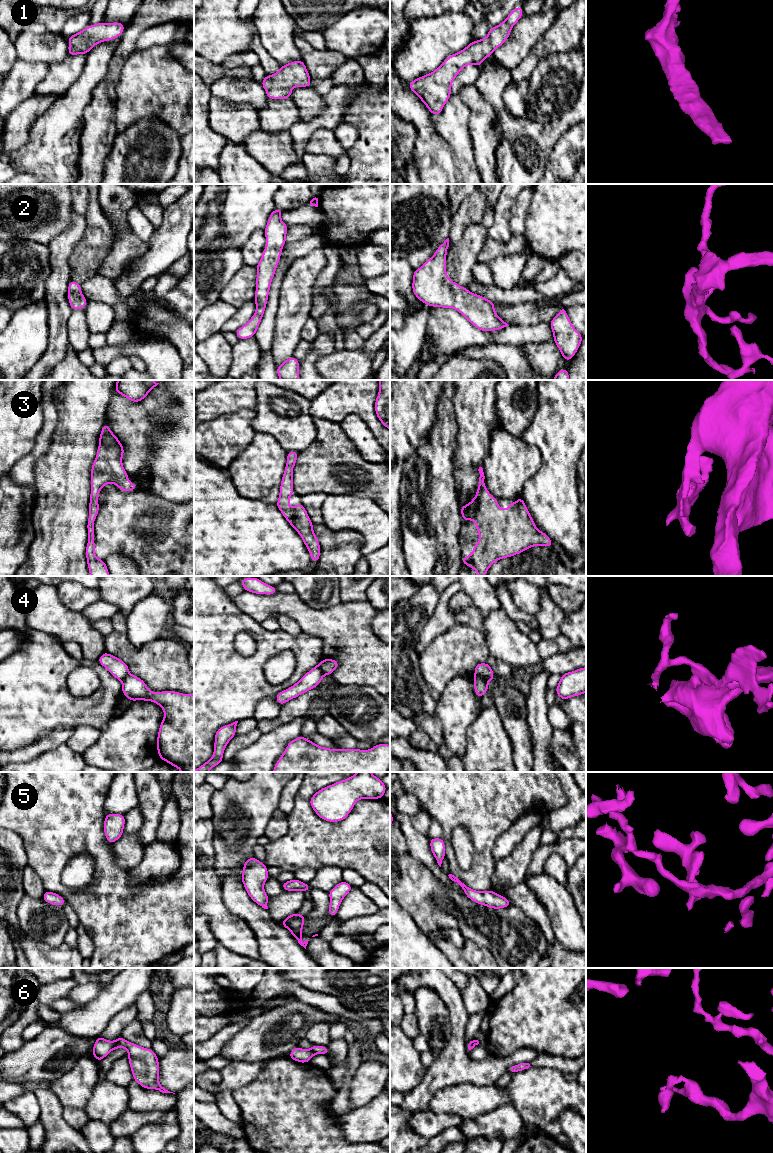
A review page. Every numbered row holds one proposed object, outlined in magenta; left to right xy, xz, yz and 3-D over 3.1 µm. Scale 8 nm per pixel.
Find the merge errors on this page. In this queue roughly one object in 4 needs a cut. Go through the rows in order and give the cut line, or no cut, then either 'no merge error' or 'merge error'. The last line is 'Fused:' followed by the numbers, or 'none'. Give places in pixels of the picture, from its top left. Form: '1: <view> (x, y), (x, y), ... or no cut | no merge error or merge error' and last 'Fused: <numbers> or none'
1: no cut | no merge error
2: no cut | no merge error
3: no cut | no merge error
4: yz (475, 676), (481, 676), (487, 682) | merge error
5: no cut | no merge error
6: xy (116, 1041), (113, 1048) | merge error
Fused: 4, 6

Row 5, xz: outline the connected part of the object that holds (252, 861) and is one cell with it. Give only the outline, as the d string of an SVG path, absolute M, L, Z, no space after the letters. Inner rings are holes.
M248 858L242 869L241 880L249 897L264 909L268 909L269 896L264 891L264 883L269 878L267 866L257 858Z

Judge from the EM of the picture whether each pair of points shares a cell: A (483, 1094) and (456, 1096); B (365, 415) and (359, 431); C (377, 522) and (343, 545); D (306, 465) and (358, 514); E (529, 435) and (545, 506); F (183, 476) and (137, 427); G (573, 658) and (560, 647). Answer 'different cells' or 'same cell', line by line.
A: same cell
B: different cells
C: different cells
D: different cells
E: same cell
F: same cell
G: different cells

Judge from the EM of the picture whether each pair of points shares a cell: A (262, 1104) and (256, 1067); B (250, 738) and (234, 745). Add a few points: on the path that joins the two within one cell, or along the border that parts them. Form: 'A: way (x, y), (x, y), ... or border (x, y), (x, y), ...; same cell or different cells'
A: border (269, 1060), (251, 1081), (238, 1088); different cells
B: way (246, 740), (238, 742); same cell

